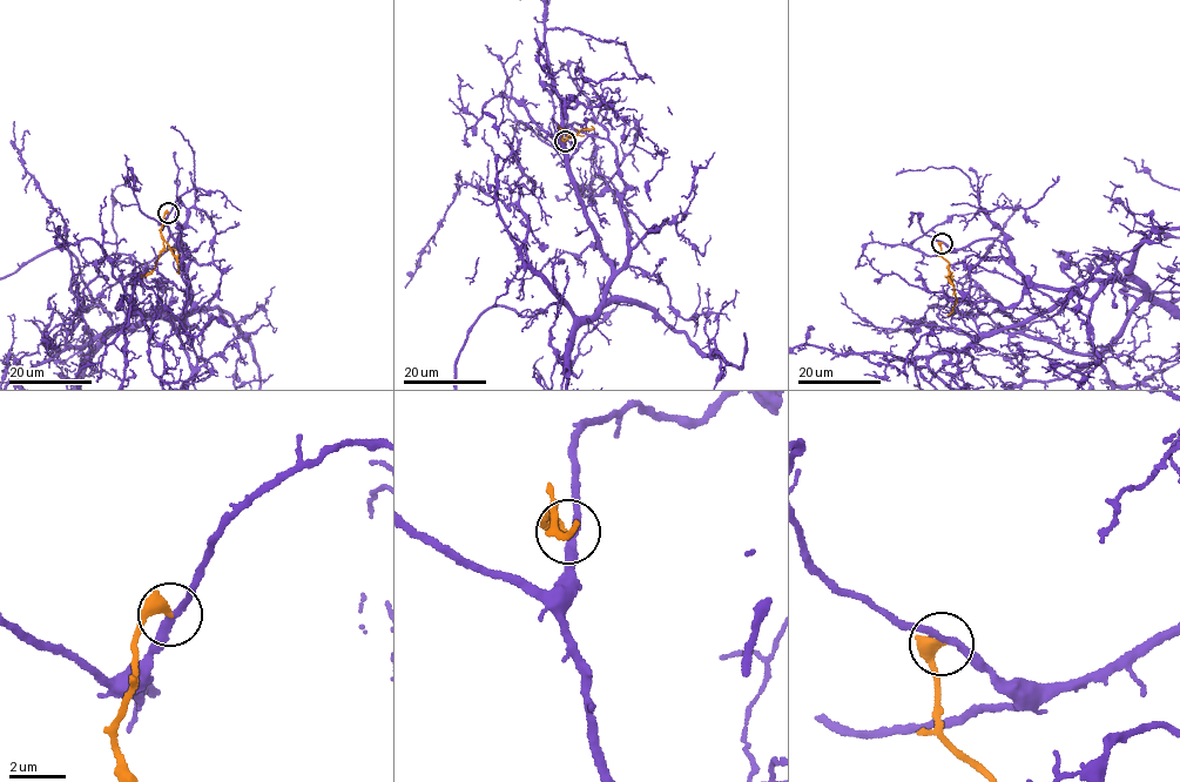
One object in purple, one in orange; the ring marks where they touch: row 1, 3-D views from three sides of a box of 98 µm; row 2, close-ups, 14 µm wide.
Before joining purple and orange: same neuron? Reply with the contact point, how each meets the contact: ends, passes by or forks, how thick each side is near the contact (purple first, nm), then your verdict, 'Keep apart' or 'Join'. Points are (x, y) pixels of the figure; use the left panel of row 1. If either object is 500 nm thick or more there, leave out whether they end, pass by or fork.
Place: (168, 213). At the ring purple passes by. At the ring orange ends. Thickness 240 nm (purple) against 440 nm. Keep apart

